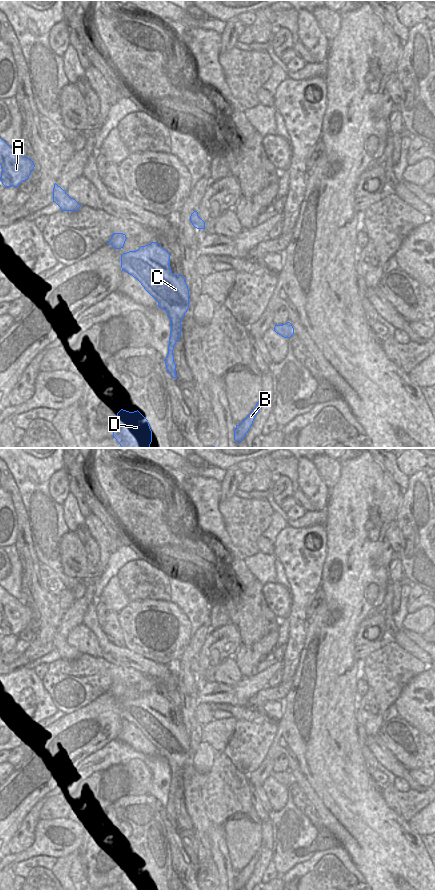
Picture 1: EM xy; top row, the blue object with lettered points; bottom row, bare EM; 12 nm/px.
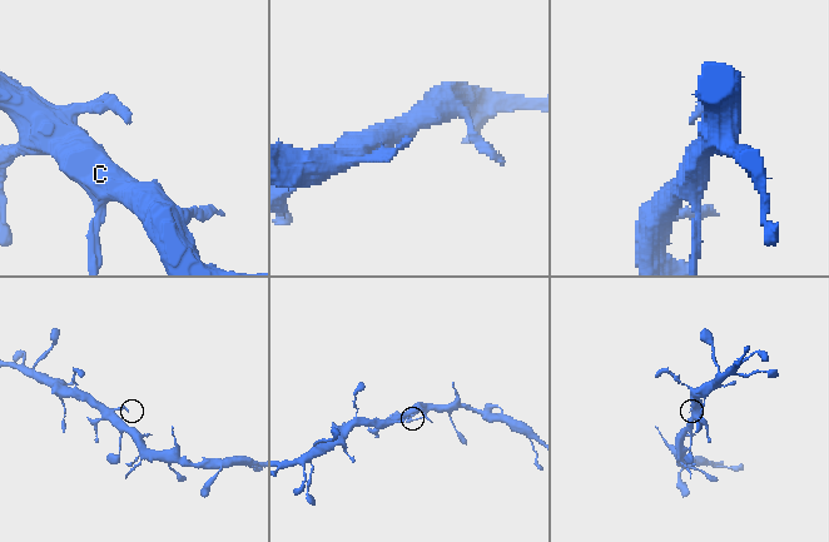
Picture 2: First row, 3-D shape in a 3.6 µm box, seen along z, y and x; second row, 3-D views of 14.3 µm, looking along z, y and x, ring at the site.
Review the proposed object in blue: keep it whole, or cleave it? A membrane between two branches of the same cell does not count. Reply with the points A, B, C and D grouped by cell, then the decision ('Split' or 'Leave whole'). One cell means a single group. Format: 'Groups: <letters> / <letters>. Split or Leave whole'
Groups: A B C D. Leave whole

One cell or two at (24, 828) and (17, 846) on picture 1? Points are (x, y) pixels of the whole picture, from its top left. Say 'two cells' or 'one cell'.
one cell

